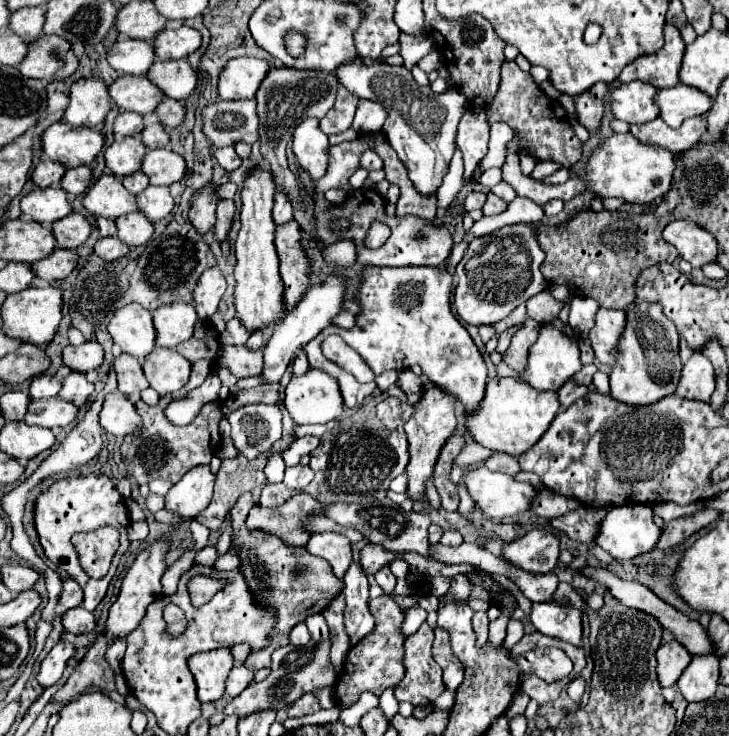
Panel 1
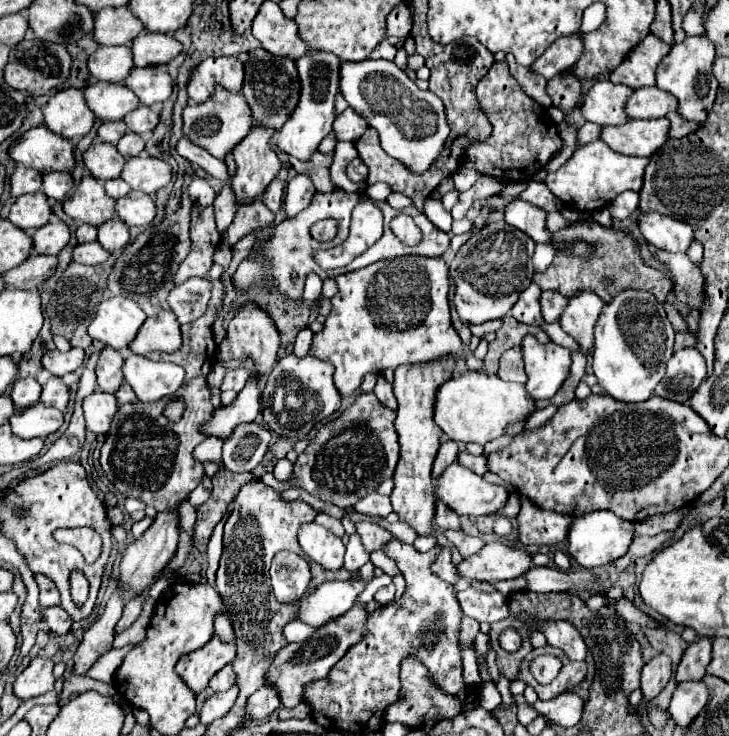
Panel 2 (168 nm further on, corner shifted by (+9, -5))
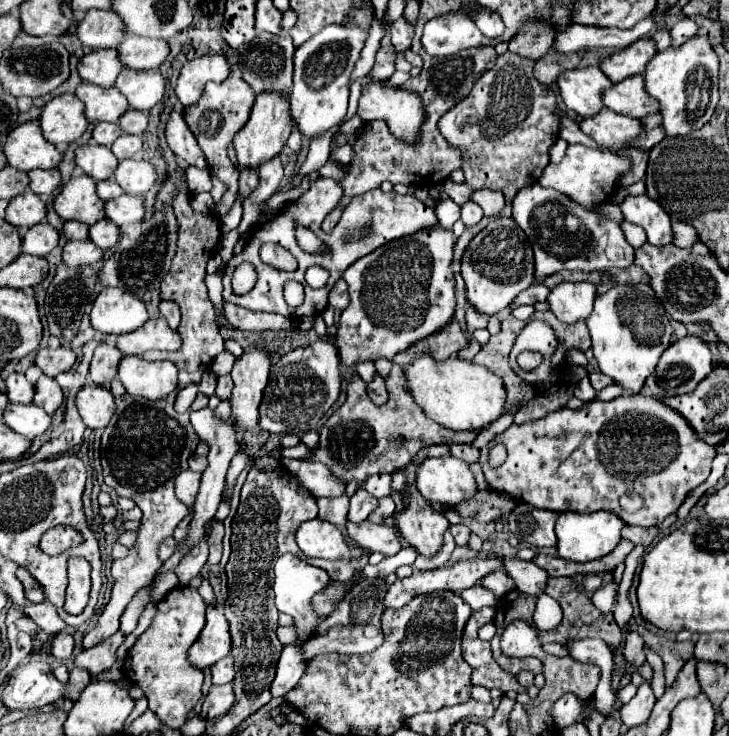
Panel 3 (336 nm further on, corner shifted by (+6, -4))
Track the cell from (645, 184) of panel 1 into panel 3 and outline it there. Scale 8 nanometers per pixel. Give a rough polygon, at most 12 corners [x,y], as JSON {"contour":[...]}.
{"contour":[[569,145],[539,179],[585,207],[631,167],[611,151]]}

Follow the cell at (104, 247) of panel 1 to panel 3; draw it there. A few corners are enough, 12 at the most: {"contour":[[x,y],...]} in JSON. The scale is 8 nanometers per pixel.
{"contour":[[89,239],[67,241],[63,263],[69,267],[93,265],[103,257]]}

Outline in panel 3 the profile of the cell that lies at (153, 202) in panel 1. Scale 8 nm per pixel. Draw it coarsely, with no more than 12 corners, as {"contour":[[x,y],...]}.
{"contour":[[127,195],[105,201],[105,215],[117,225],[139,223],[143,197]]}

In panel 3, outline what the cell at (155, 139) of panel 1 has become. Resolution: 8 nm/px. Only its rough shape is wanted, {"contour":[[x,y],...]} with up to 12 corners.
{"contour":[[123,133],[111,145],[113,155],[123,161],[139,155],[143,141],[139,135]]}

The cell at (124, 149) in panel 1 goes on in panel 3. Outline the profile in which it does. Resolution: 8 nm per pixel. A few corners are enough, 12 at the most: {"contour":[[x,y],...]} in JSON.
{"contour":[[107,147],[75,149],[75,165],[91,179],[113,175],[119,161]]}

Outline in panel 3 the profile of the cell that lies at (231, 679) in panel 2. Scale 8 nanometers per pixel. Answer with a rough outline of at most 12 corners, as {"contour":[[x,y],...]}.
{"contour":[[227,655],[211,667],[213,683],[223,685],[233,681],[233,657]]}

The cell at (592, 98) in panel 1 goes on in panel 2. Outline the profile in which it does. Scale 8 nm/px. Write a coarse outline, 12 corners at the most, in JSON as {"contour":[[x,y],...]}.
{"contour":[[570,74],[548,80],[556,108],[570,114],[582,100],[582,86]]}

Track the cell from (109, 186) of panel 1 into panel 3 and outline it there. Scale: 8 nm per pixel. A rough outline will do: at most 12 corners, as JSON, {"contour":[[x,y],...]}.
{"contour":[[89,175],[71,177],[53,201],[63,221],[105,217]]}

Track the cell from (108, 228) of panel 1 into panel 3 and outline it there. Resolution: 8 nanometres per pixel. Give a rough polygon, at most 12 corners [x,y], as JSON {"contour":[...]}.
{"contour":[[65,221],[67,241],[87,239],[89,227],[79,221]]}

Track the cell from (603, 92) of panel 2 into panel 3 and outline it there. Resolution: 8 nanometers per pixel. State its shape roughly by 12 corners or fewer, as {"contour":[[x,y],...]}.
{"contour":[[599,67],[563,71],[557,85],[565,105],[581,117],[605,107],[613,83]]}

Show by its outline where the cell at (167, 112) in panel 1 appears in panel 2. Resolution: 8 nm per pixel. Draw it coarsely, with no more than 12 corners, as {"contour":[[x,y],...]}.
{"contour":[[138,106],[124,122],[132,132],[152,132],[160,114]]}

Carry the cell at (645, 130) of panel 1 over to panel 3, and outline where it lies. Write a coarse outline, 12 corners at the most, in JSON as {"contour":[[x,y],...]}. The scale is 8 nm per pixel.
{"contour":[[601,109],[581,119],[583,133],[599,145],[627,147],[641,133],[637,119]]}

